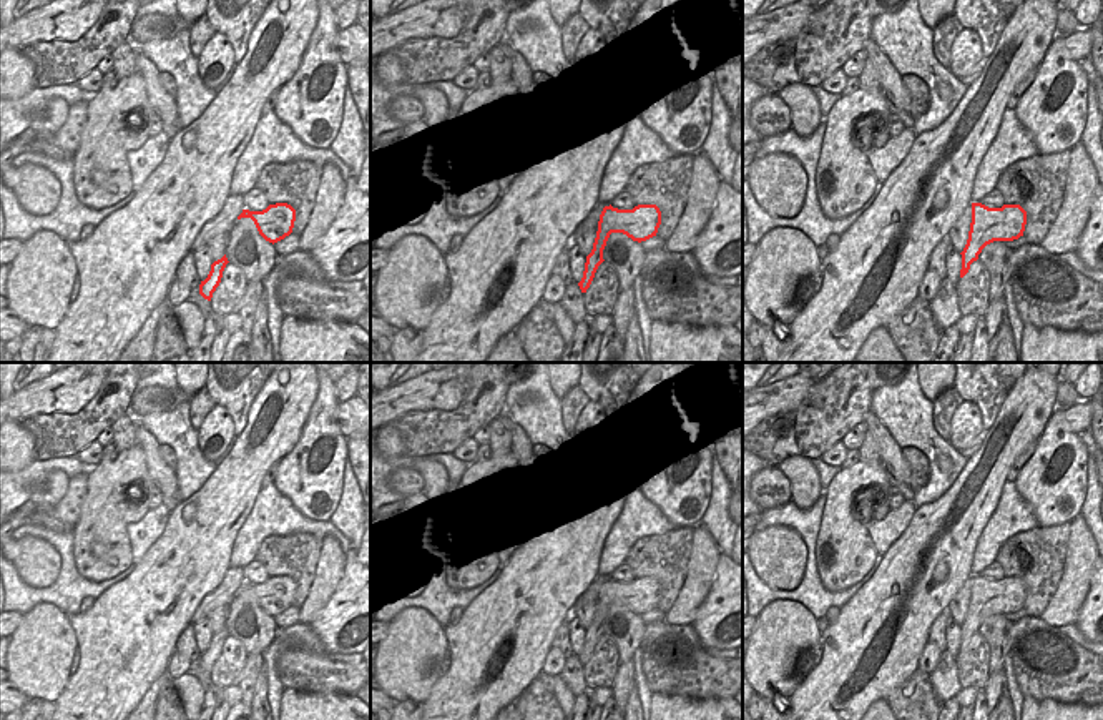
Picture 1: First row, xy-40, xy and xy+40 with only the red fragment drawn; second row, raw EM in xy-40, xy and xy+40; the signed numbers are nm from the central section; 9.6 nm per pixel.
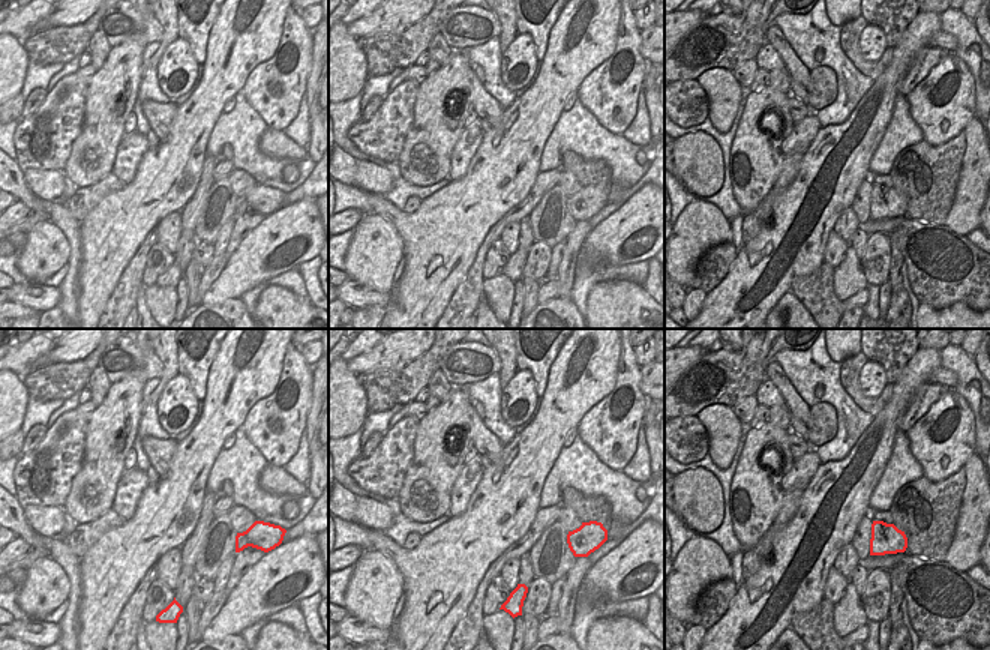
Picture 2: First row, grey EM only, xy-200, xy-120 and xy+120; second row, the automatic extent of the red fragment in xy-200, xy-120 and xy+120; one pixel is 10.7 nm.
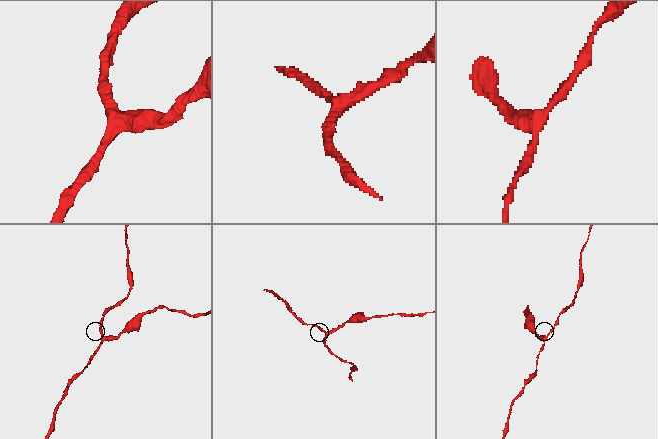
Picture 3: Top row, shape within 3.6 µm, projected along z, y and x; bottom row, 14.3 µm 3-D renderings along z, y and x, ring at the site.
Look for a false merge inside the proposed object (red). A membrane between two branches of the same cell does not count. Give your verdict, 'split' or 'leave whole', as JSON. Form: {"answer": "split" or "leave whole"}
{"answer": "leave whole"}

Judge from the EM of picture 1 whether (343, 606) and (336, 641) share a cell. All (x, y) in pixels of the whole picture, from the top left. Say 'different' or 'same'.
same

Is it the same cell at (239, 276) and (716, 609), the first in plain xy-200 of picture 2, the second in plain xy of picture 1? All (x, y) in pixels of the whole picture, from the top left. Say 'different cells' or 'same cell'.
same cell

